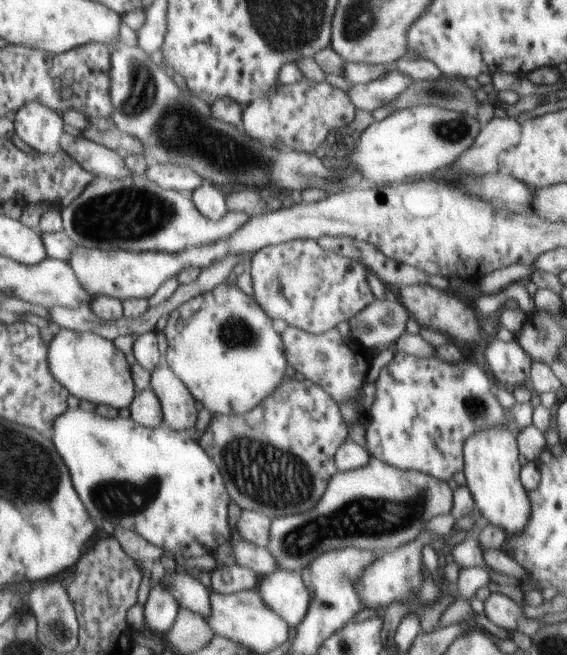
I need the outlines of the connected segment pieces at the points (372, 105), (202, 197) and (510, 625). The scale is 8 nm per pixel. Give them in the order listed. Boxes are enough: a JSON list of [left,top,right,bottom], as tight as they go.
[[346,68,412,112],[190,183,229,220],[482,592,539,634]]

